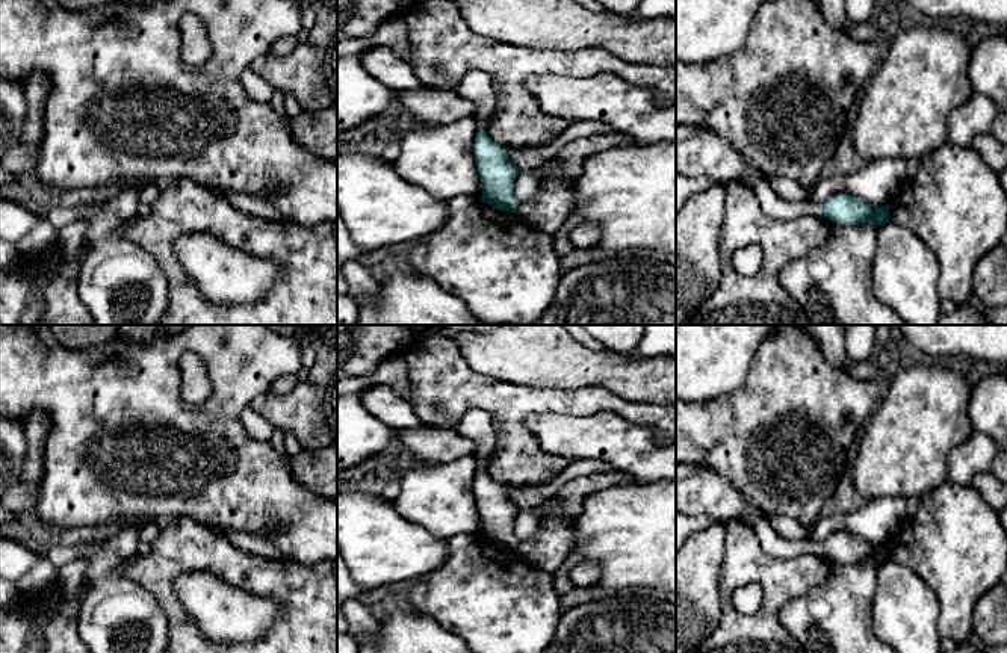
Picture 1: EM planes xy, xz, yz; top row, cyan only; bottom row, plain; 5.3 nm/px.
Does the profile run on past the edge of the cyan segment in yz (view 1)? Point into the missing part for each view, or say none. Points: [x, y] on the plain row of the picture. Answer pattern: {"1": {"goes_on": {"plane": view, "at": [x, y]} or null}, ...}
{"1": {"goes_on": {"plane": "yz", "at": [700, 490]}}}

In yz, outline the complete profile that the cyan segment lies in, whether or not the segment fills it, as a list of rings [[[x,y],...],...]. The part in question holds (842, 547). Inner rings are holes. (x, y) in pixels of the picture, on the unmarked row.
[[[676,464],[676,512],[706,517],[709,521],[742,521],[754,531],[762,549],[777,559],[812,552],[841,564],[872,561],[883,565],[891,561],[889,543],[877,544],[847,532],[835,534],[820,544],[809,538],[794,541],[779,535],[762,509],[708,466]]]

